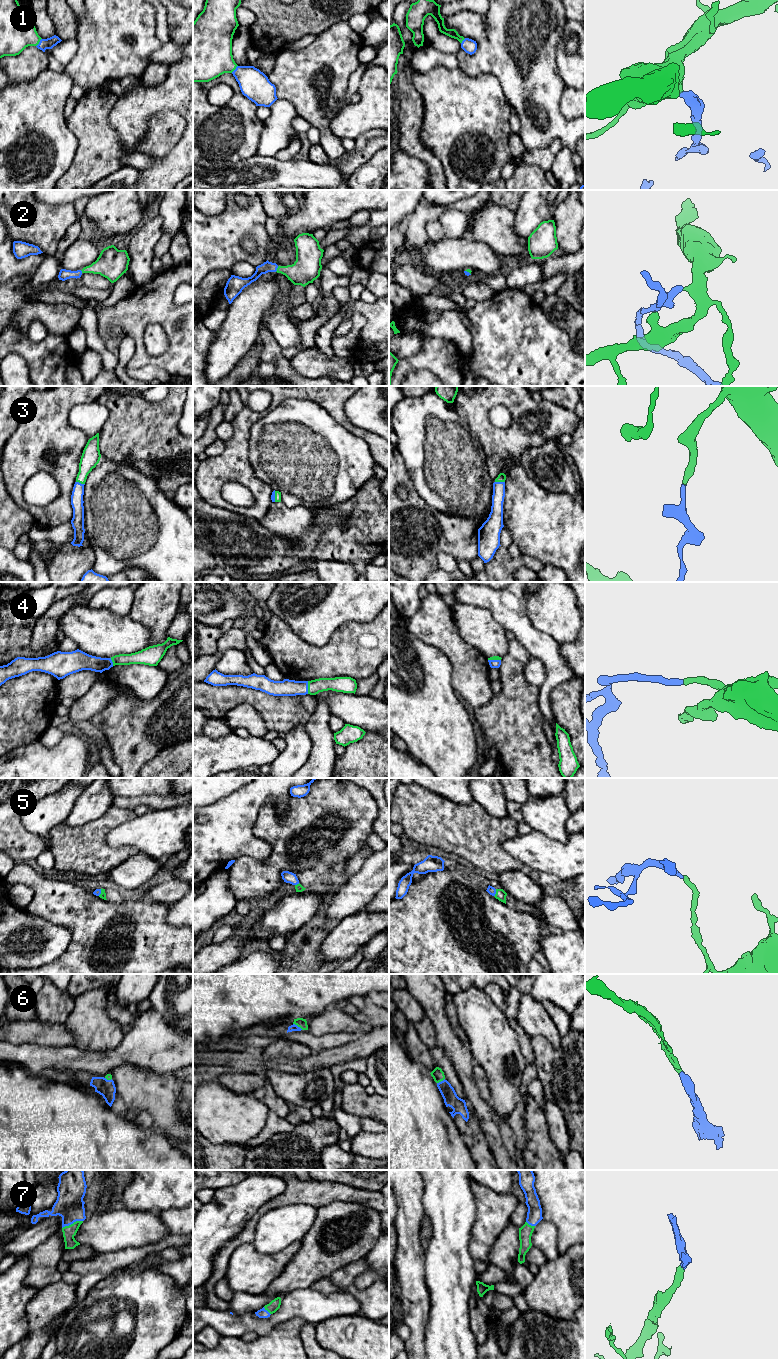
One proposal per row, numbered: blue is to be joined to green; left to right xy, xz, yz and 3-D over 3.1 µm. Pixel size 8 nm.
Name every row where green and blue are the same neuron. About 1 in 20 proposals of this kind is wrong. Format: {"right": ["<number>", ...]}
{"right": ["1", "2", "3", "4", "5", "6", "7"]}

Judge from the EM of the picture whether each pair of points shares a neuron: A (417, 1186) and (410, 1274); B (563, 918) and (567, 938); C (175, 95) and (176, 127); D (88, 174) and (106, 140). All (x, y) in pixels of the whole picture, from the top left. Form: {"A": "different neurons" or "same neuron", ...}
{"A": "same neuron", "B": "different neurons", "C": "different neurons", "D": "same neuron"}

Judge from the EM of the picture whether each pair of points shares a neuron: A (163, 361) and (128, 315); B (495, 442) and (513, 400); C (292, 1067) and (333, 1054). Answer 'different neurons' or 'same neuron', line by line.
A: same neuron
B: same neuron
C: same neuron

